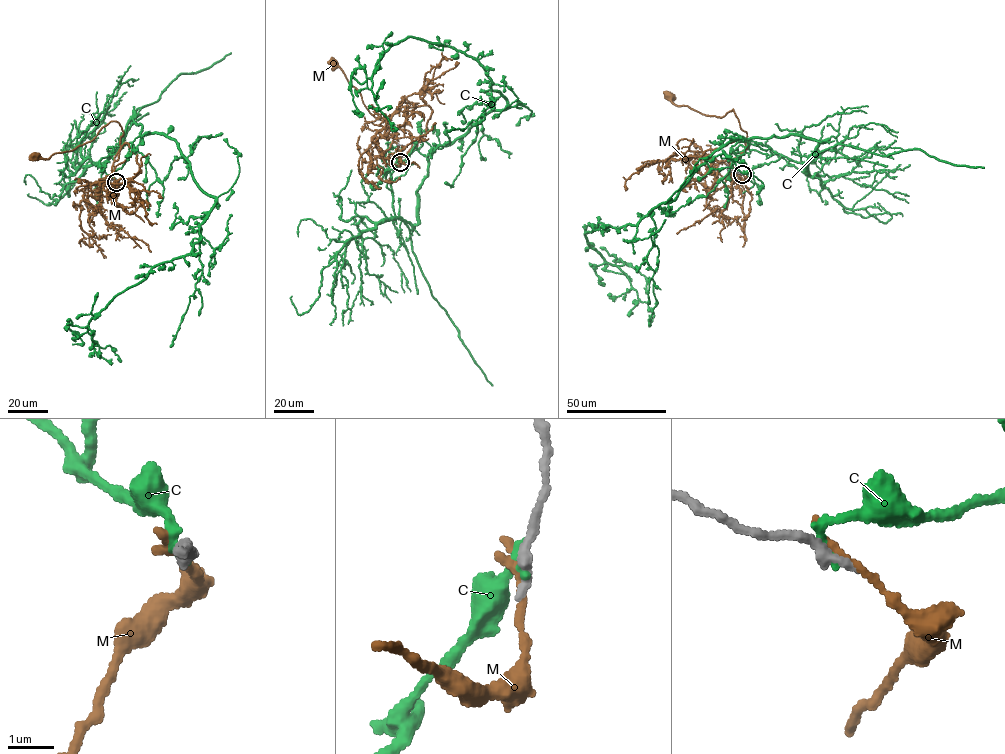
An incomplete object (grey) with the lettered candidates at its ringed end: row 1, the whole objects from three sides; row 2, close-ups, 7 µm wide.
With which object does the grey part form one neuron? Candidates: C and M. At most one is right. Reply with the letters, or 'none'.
none

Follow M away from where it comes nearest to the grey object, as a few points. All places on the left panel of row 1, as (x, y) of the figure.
M: (116, 182), (105, 196), (95, 192), (120, 148), (116, 121), (70, 151), (35, 155)

